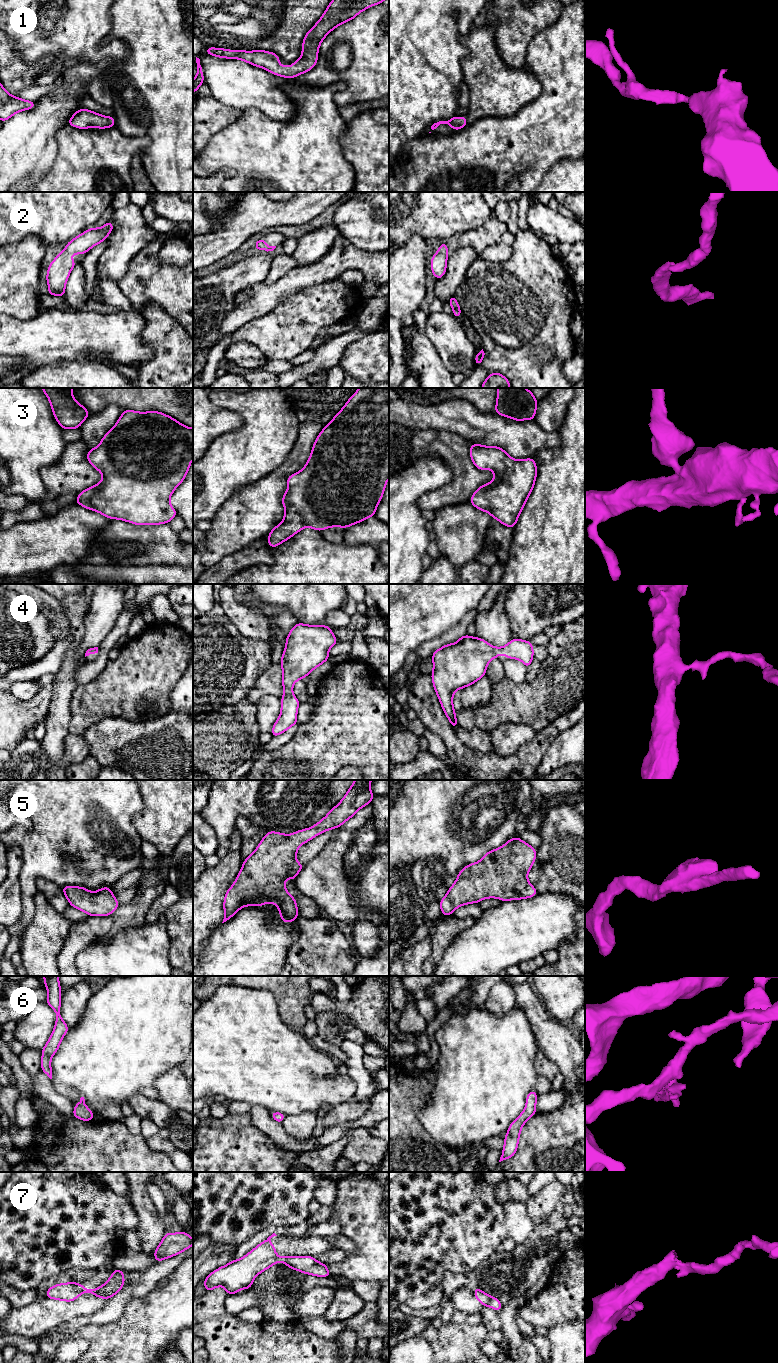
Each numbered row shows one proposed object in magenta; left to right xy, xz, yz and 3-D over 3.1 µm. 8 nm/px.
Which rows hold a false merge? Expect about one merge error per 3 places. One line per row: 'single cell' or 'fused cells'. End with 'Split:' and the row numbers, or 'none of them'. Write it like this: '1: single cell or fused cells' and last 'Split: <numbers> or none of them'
1: single cell
2: single cell
3: single cell
4: single cell
5: single cell
6: fused cells
7: fused cells
Split: 6, 7

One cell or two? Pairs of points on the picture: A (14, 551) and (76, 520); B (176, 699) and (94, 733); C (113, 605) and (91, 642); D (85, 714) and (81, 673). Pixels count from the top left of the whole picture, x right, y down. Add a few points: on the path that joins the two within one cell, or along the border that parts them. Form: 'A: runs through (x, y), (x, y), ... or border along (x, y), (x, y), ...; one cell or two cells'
A: runs through (29, 546), (46, 544), (56, 540), (61, 535); one cell
B: runs through (168, 724), (157, 733), (119, 733); one cell
C: runs through (104, 614), (98, 621), (94, 633); one cell
D: border along (102, 671), (93, 680), (77, 686); two cells

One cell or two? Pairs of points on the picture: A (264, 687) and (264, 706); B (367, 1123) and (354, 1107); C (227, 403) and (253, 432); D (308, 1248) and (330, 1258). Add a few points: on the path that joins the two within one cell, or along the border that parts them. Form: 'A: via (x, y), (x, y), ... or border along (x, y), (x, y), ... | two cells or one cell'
A: border along (279, 697), (264, 695), (256, 703) | two cells
B: border along (372, 1097), (370, 1107), (360, 1117), (350, 1122) | two cells
C: via (236, 404), (253, 423) | one cell
D: border along (335, 1247), (312, 1256) | two cells

